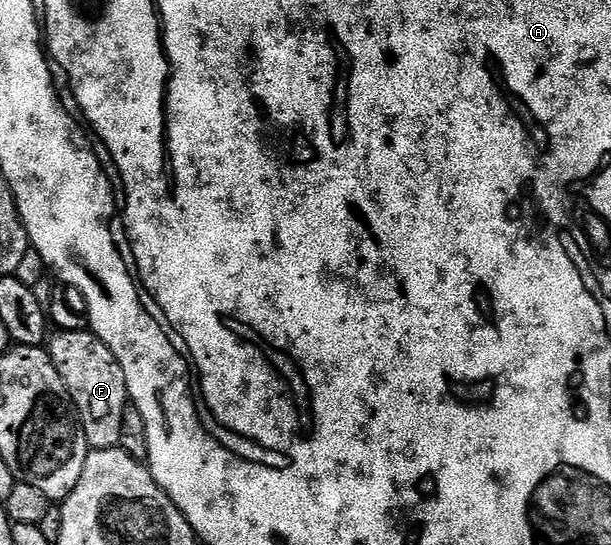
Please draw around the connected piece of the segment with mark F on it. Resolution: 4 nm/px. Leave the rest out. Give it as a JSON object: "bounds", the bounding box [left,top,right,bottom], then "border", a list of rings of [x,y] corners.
{"bounds":[49,329,129,450],"border":[[[90,329],[59,330],[49,338],[49,353],[61,380],[65,384],[67,394],[75,406],[79,426],[85,432],[85,440],[91,450],[114,450],[121,440],[121,415],[129,405],[125,372],[121,372],[121,364],[117,356]]]}

